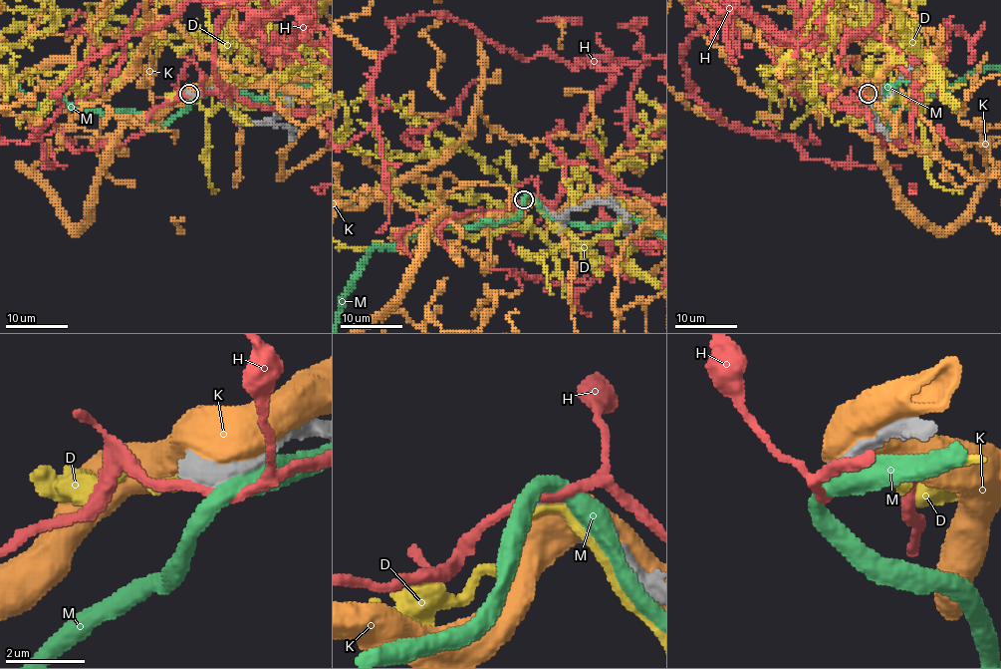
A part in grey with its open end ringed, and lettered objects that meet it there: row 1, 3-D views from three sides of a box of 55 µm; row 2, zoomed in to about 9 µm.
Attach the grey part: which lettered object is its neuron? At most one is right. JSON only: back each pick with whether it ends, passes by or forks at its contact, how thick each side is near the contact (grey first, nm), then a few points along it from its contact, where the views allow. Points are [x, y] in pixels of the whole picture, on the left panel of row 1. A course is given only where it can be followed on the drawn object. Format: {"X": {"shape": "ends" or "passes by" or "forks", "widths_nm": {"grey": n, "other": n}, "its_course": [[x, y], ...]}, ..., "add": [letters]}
{"add": []}

